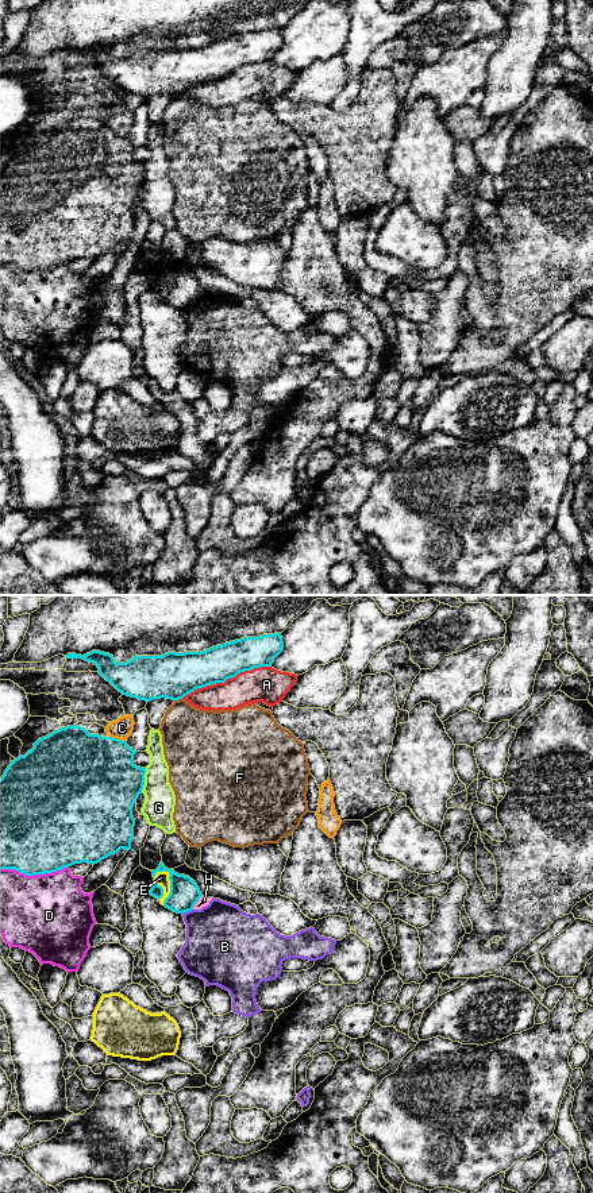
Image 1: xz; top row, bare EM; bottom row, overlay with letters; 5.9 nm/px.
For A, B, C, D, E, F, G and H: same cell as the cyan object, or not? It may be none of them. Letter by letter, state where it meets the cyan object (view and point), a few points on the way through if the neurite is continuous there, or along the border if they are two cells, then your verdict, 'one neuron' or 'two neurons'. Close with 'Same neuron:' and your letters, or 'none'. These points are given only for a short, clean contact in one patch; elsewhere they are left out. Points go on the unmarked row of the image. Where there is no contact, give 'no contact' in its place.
A: meets cyan in xz at (224, 76); two neurons
B: meets cyan in xz at (187, 307); two neurons
C: meets cyan in xz at (118, 135); two neurons
D: meets cyan in xz at (34, 269); two neurons
E: meets cyan in xz at (170, 282); two neurons
F: meets cyan in xz at (177, 95); two neurons
G: meets cyan in xz at (143, 176); two neurons
H: meets cyan in xz at (197, 296); border along xz (201, 290), (192, 304); two neurons
Same neuron: none

